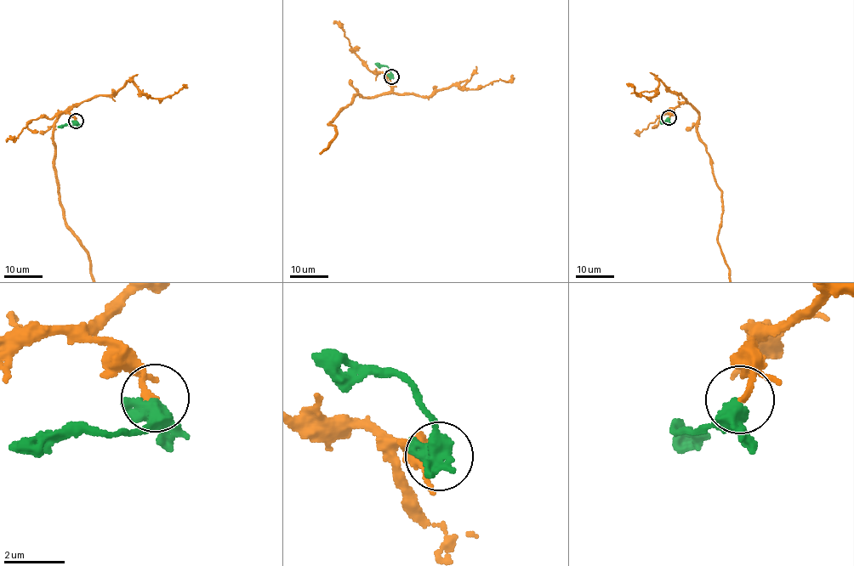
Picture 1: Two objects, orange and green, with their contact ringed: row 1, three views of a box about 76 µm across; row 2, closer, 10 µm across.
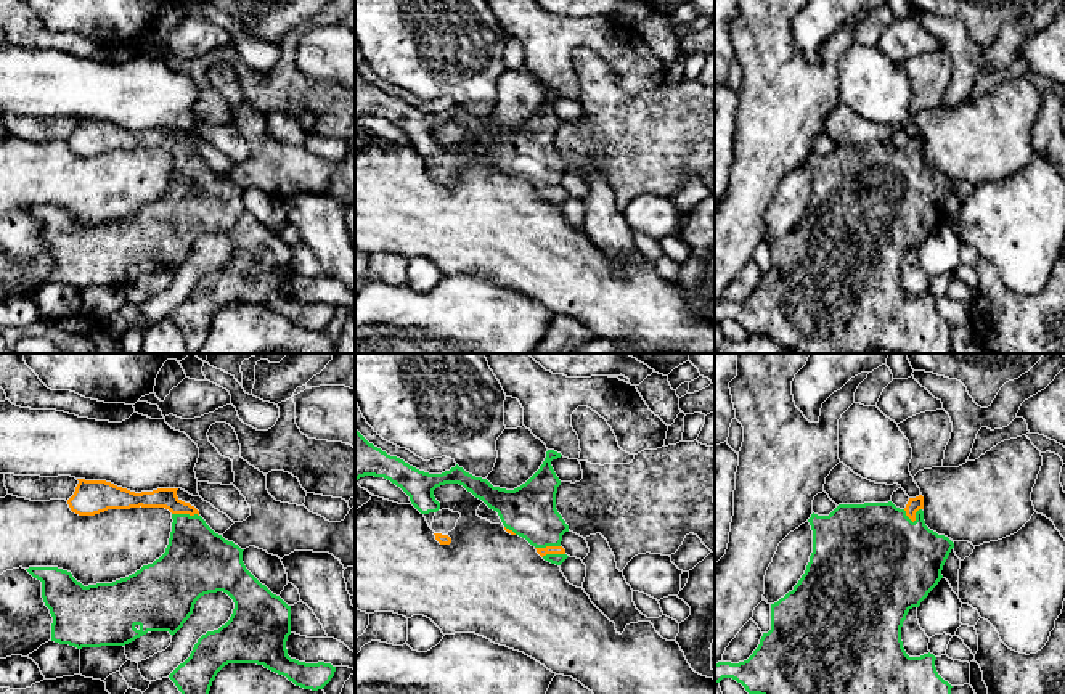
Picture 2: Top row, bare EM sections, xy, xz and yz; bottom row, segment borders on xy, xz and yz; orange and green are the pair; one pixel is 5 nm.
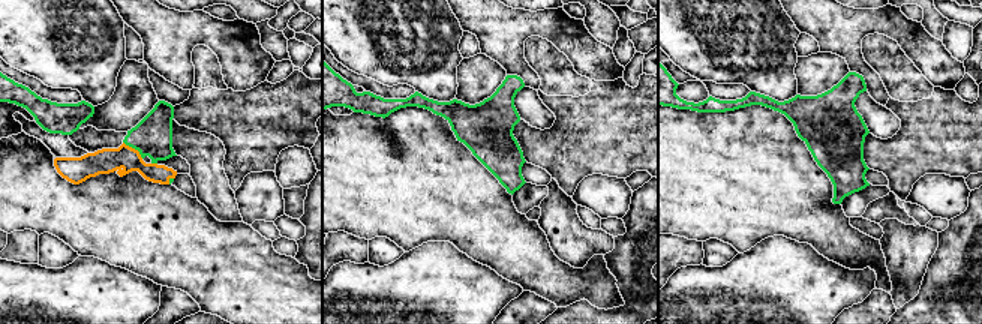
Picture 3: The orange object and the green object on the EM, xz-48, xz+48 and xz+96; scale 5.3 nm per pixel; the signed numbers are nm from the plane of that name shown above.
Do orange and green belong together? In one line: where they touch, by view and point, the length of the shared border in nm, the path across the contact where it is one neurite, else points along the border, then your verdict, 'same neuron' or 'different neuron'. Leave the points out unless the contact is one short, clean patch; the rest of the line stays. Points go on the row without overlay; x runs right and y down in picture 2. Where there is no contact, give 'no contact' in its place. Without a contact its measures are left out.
yz (913, 161) | 100 nm | across yz (914, 145), (913, 161), (881, 200) | same neuron

